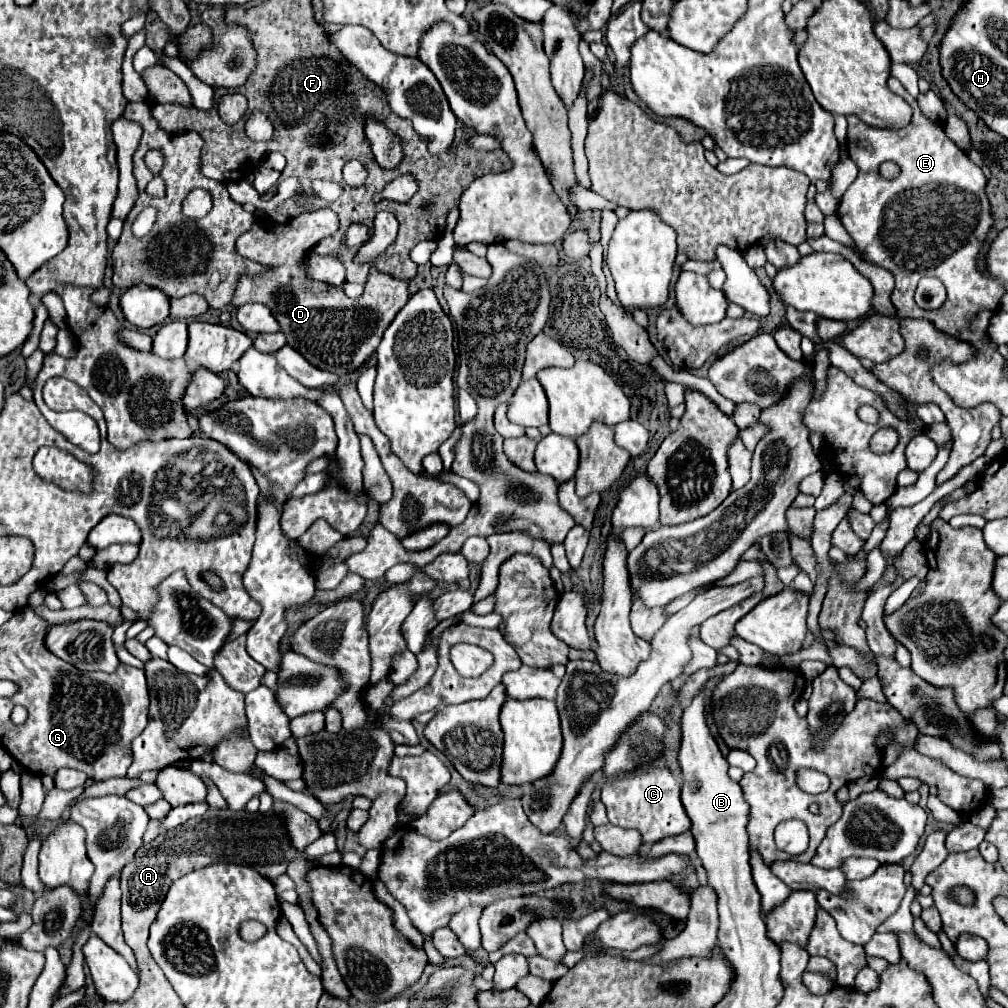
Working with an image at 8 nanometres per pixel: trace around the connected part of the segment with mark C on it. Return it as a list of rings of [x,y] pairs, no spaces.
[[[653,766],[641,774],[623,774],[609,778],[603,784],[601,800],[607,806],[609,822],[621,828],[635,828],[641,832],[643,844],[655,844],[669,836],[679,836],[691,830],[689,816],[681,804],[681,784],[667,766]]]

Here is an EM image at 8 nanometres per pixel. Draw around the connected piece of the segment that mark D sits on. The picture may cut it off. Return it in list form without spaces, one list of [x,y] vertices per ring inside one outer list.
[[[329,208],[305,210],[285,226],[275,226],[269,220],[255,220],[249,232],[237,240],[237,252],[257,264],[267,266],[263,274],[243,274],[233,294],[233,306],[243,302],[261,302],[271,312],[287,338],[287,344],[295,348],[305,360],[321,370],[329,370],[345,378],[357,372],[375,352],[397,312],[409,300],[409,280],[395,278],[391,274],[371,268],[365,290],[359,298],[347,298],[341,288],[311,280],[305,272],[307,252],[325,236],[331,236],[339,228],[339,218]]]

